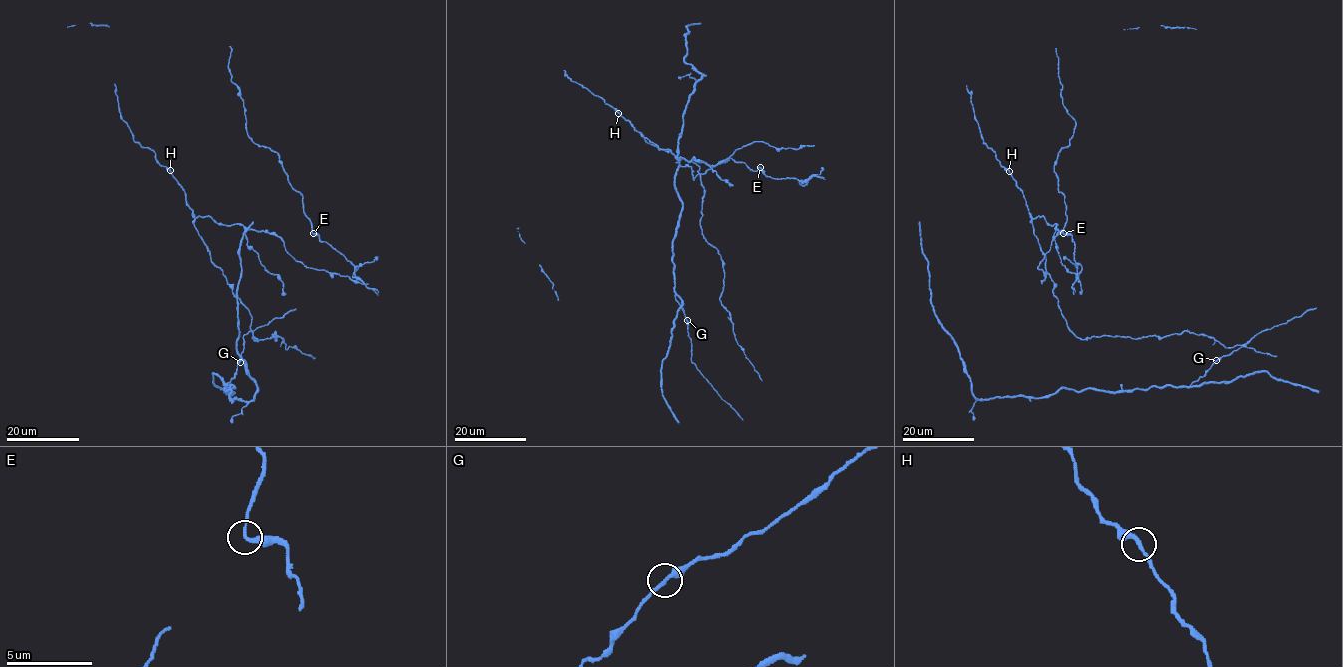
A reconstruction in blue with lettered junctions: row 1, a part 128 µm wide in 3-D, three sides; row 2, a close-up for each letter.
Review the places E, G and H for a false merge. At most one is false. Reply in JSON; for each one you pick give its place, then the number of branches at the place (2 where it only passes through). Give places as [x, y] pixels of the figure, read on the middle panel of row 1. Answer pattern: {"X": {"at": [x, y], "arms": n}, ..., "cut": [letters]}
{"cut": []}

